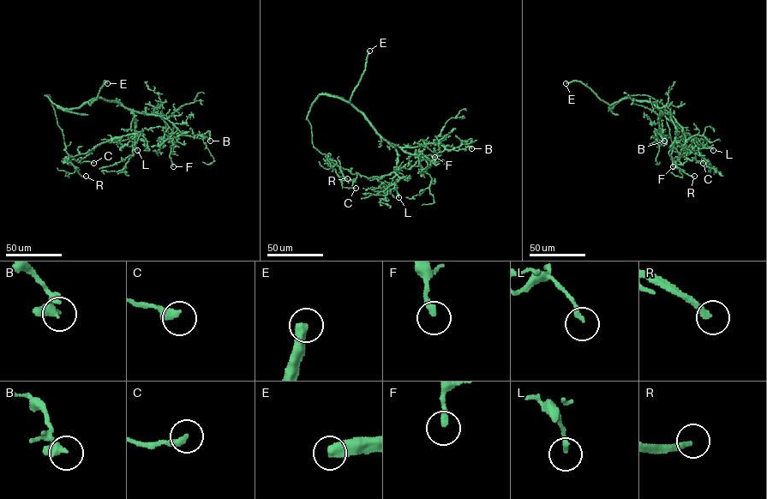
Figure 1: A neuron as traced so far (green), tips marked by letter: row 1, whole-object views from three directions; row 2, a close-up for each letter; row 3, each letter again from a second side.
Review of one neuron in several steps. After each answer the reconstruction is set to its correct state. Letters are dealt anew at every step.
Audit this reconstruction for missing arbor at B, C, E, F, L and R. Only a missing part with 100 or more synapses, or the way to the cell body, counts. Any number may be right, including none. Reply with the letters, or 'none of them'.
E, R

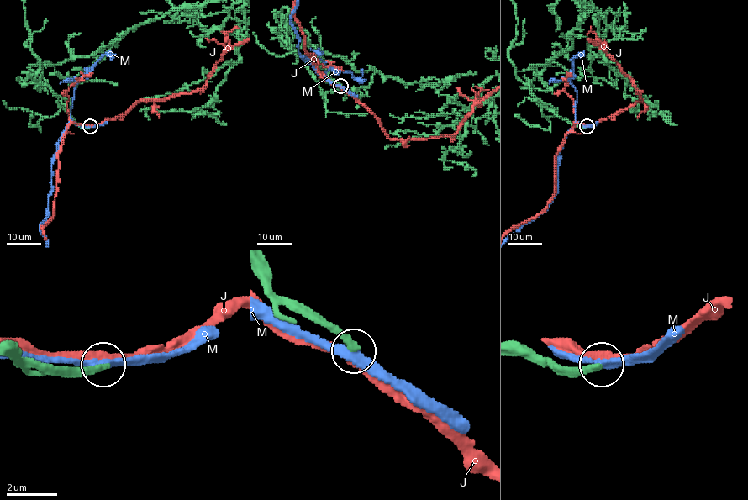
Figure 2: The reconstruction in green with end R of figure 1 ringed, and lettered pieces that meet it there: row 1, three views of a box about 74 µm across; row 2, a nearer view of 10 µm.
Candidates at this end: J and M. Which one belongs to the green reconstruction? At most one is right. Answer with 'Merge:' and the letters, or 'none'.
Merge: none

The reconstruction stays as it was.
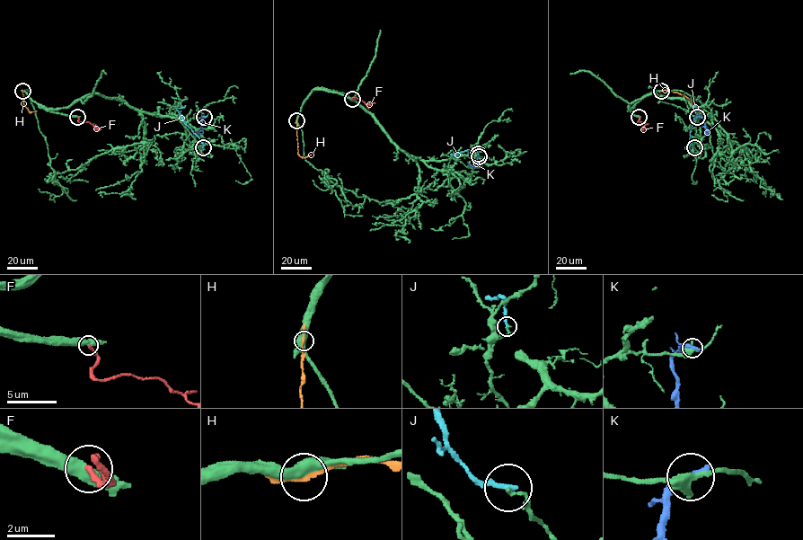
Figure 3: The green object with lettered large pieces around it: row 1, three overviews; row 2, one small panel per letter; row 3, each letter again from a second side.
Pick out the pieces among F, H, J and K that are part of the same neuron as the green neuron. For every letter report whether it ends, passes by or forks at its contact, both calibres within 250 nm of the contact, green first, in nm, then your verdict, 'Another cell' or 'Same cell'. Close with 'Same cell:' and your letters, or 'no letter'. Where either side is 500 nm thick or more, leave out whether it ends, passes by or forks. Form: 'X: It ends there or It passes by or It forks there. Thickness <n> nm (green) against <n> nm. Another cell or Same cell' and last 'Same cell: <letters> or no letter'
F: Thickness 500 nm (green) against 220 nm. Another cell
H: Thickness 550 nm (green) against 180 nm. Another cell
J: It ends there. Thickness 150 nm (green) against 240 nm. Another cell
K: It ends there. Thickness 360 nm (green) against 400 nm. Another cell
Same cell: no letter

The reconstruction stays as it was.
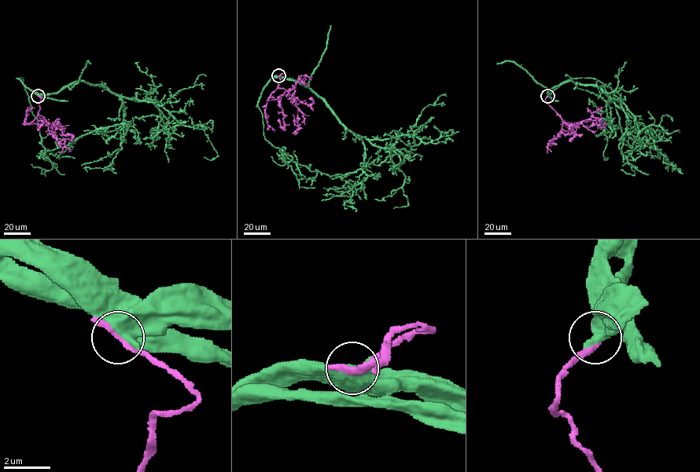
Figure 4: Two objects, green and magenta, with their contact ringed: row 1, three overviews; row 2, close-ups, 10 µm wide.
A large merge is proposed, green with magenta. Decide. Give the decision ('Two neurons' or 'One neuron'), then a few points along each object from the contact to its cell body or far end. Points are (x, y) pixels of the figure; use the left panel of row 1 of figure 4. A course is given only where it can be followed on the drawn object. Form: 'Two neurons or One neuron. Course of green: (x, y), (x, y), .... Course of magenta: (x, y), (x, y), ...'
Two neurons. Course of green: (38, 96), (82, 81), (156, 103), (182, 125), (202, 126), (217, 153), (211, 160), (204, 157). Course of magenta: (38, 96), (42, 100), (38, 115), (53, 125), (58, 118), (54, 123), (57, 127), (55, 120)

